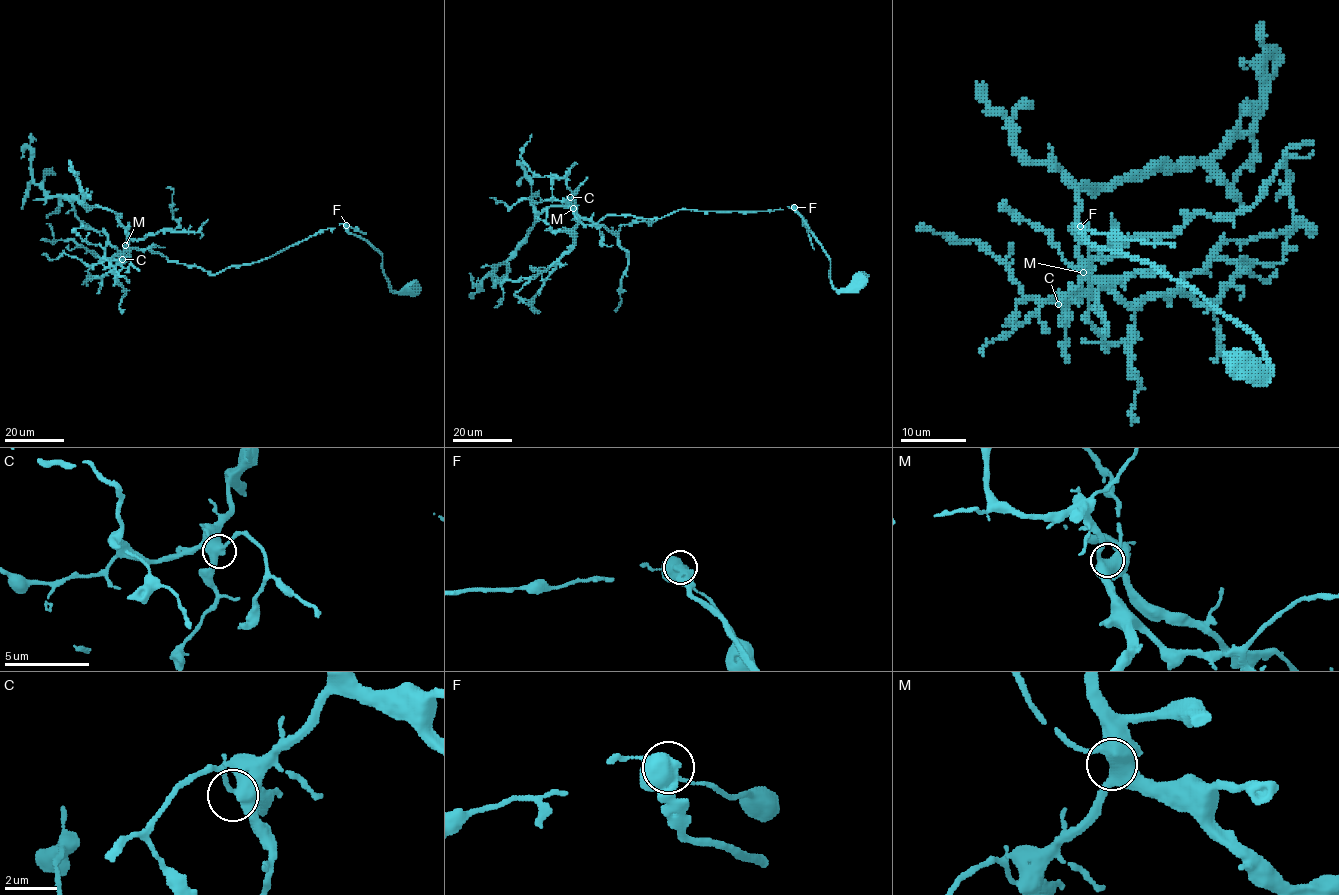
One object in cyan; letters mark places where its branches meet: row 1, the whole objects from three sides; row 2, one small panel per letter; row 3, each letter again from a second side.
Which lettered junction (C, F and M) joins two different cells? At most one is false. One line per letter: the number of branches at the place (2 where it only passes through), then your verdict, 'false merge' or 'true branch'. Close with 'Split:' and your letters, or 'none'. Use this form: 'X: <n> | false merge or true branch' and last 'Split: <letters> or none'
C: 3 | true branch
F: 4 | false merge
M: 5 | true branch
Split: F

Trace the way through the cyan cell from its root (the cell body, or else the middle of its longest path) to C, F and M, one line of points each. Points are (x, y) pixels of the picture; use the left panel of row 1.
C: (411, 288), (393, 291), (382, 255), (343, 224), (215, 274), (149, 249), (124, 248), (122, 259)
F: (411, 288), (406, 285), (393, 291), (383, 273), (382, 255), (368, 241), (349, 233), (346, 225)
M: (411, 288), (393, 291), (382, 255), (343, 224), (215, 274), (125, 245)

